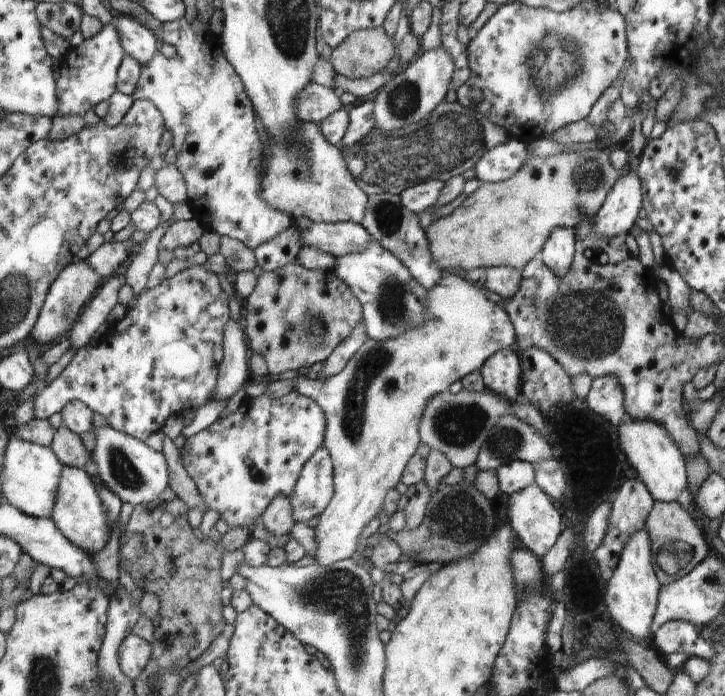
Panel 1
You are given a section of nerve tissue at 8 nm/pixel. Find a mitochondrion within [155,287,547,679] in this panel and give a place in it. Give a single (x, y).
(339, 592)

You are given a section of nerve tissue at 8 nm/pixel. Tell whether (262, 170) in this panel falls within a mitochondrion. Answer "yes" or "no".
no

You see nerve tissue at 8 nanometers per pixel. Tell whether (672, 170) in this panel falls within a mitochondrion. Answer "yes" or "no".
yes

